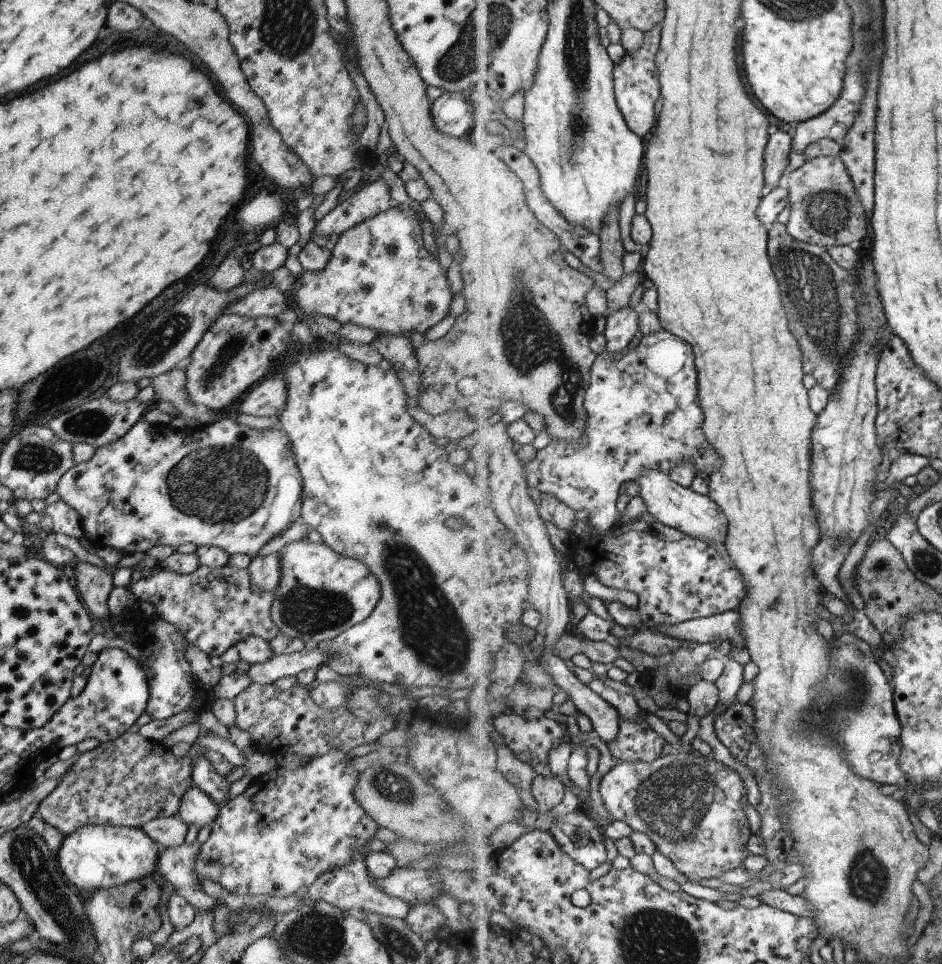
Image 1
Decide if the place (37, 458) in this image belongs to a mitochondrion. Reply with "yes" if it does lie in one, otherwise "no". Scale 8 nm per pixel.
yes

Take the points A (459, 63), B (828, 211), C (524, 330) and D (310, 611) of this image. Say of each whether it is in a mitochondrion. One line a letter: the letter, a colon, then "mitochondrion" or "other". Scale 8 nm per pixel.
A: mitochondrion
B: mitochondrion
C: mitochondrion
D: mitochondrion

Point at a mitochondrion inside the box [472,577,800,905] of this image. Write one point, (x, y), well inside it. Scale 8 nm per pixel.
(678, 802)

